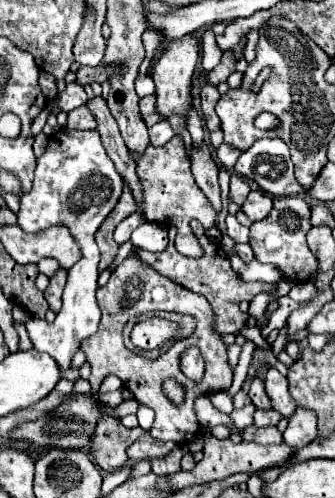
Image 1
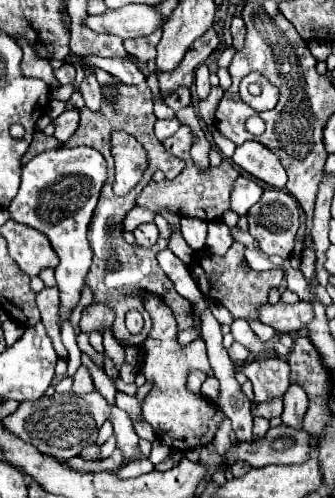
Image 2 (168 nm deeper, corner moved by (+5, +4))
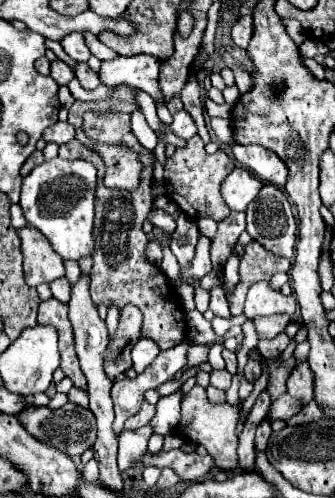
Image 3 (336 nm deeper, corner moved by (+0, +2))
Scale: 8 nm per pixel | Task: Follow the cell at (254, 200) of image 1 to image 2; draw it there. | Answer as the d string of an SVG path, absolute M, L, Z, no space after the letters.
M239 175L231 191L231 209L239 215L247 215L249 207L253 207L261 195L263 195L263 187L257 181Z

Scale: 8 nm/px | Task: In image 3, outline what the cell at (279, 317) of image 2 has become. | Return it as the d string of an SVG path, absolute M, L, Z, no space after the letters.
M266 281L254 283L246 297L246 309L248 319L260 317L260 315L290 315L296 313L296 299L284 297L280 291L272 291L272 287Z

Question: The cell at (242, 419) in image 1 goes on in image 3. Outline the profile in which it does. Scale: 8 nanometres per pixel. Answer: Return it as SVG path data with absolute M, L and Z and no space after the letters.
M172 449L172 451L166 451L162 455L146 453L144 465L172 467L180 475L180 479L184 479L184 481L200 481L200 479L206 477L206 473L210 473L216 467L214 461L212 461L212 455L198 457L196 453L188 455L180 449Z

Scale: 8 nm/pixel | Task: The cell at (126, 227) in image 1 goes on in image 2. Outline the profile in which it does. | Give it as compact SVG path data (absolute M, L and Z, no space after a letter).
M135 207L135 209L131 209L131 213L125 221L125 231L135 231L143 223L153 223L153 217L155 217L153 211L143 209L143 207Z

